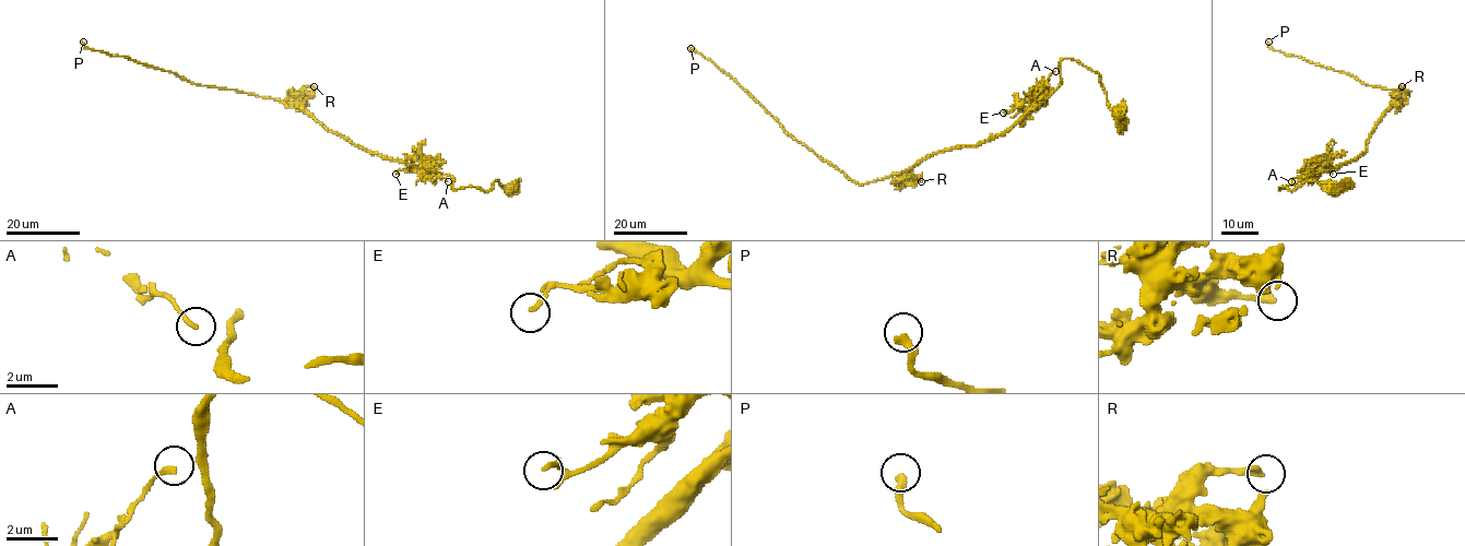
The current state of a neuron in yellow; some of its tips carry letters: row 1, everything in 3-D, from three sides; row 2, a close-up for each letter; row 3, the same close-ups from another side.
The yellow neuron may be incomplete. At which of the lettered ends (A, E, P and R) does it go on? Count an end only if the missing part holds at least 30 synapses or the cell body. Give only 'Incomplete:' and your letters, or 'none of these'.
Incomplete: P

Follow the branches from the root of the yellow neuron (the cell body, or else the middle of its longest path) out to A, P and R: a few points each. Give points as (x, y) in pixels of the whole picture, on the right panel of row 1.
A: (1334, 188), (1307, 180), (1292, 191), (1279, 189), (1321, 173), (1312, 181), (1302, 177), (1291, 181)
P: (1334, 188), (1307, 180), (1292, 191), (1279, 189), (1358, 157), (1374, 128), (1404, 94), (1274, 50), (1268, 42)
R: (1334, 188), (1307, 180), (1292, 191), (1280, 187), (1279, 189), (1358, 157), (1402, 86)

